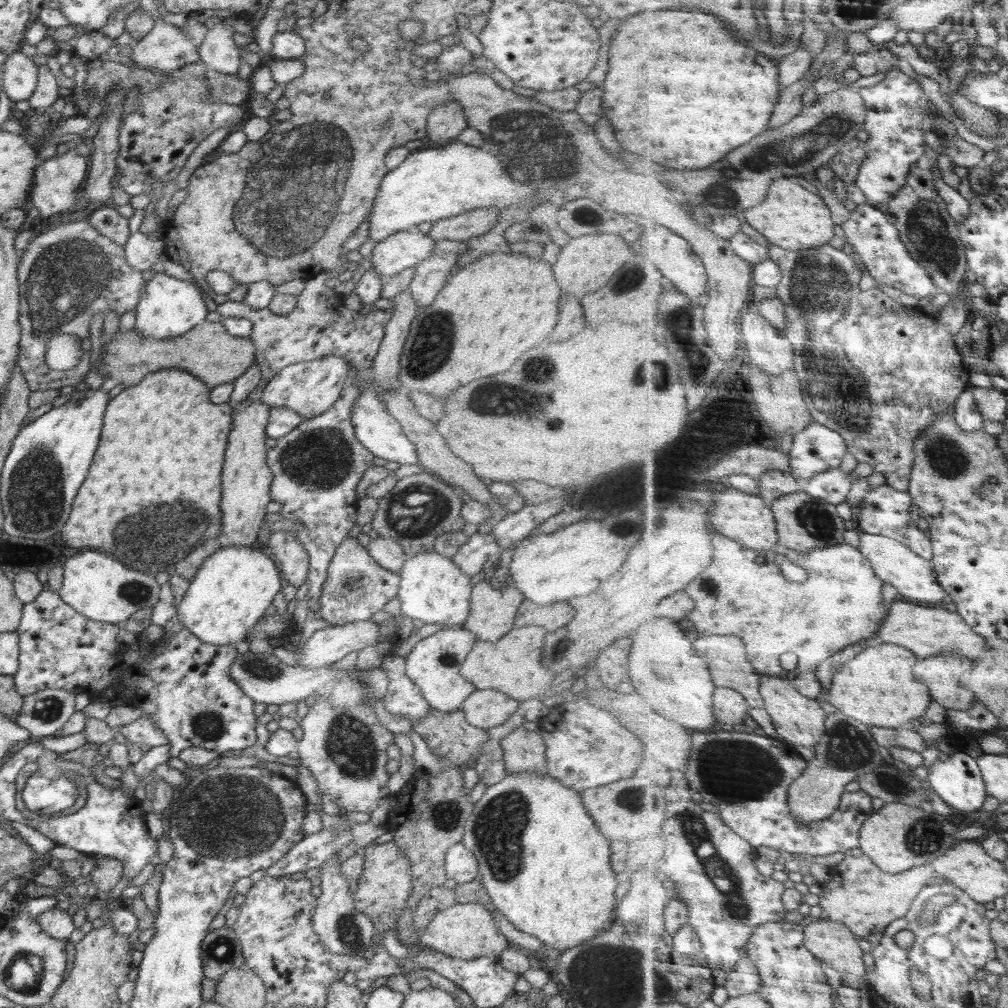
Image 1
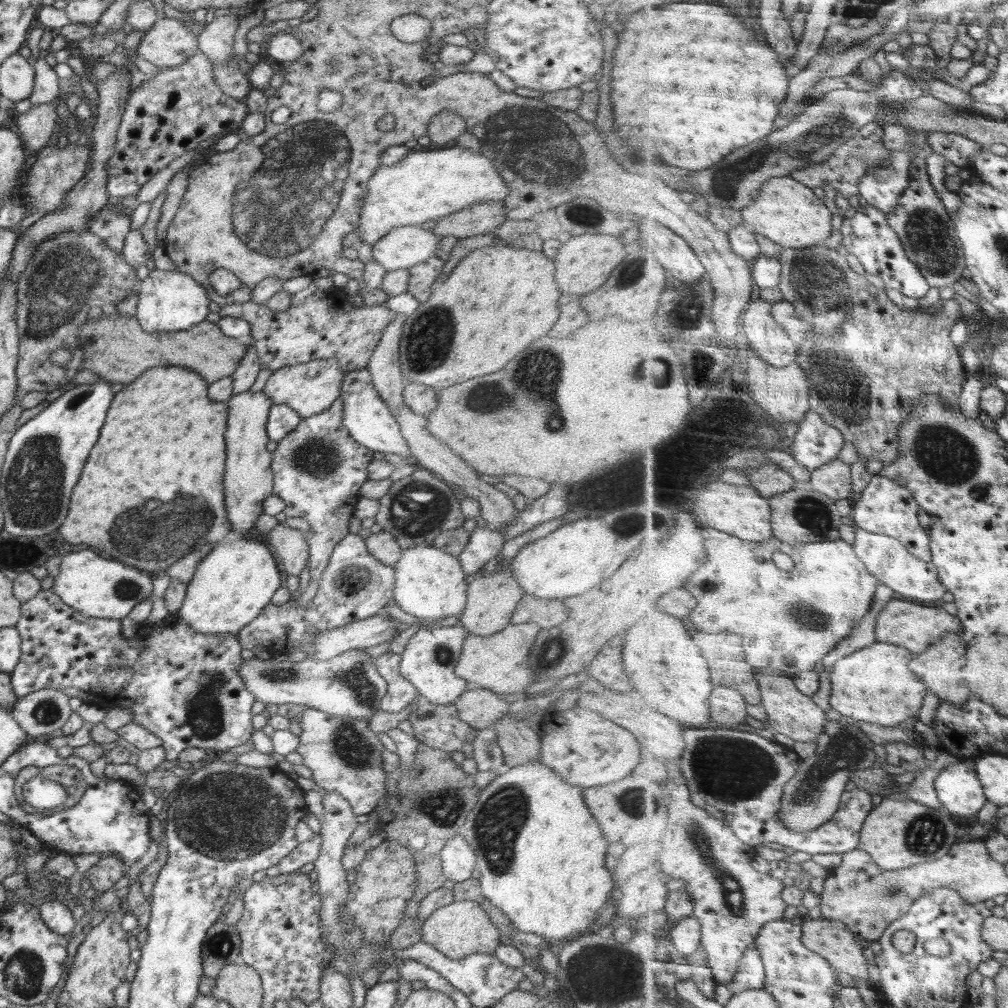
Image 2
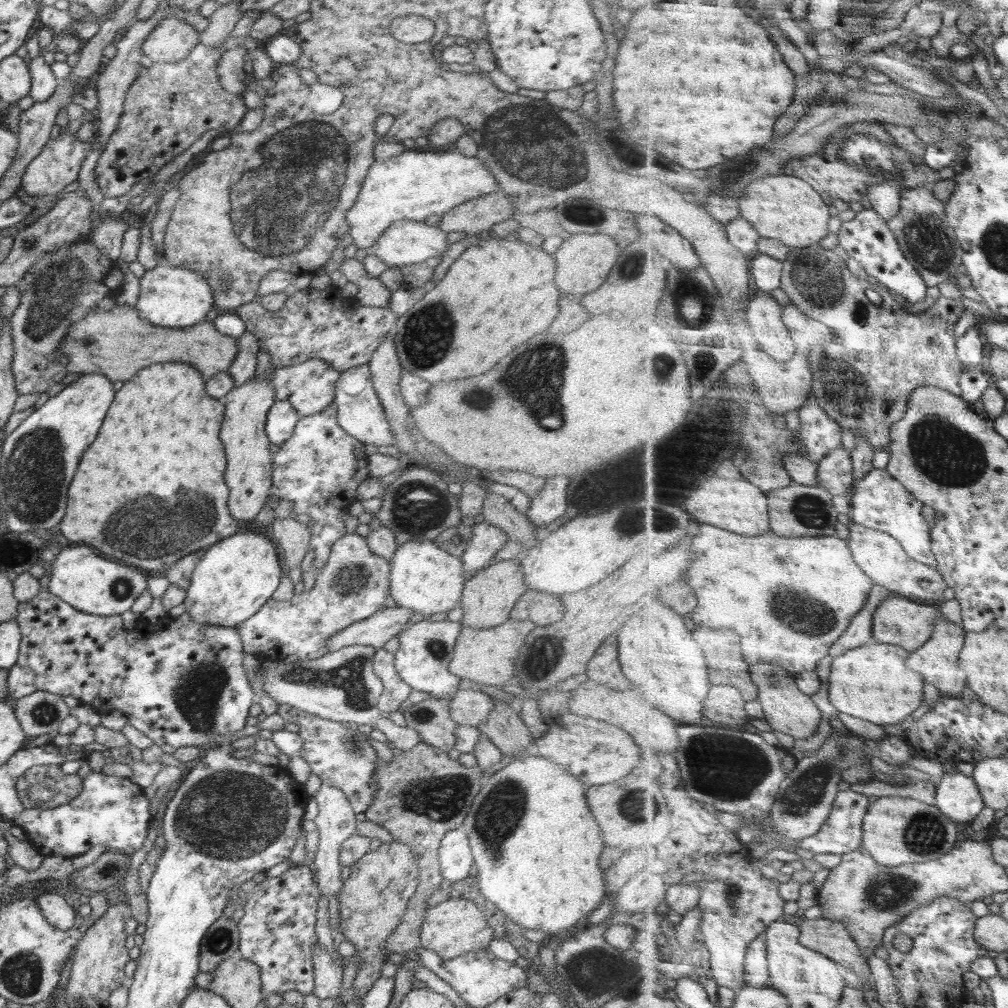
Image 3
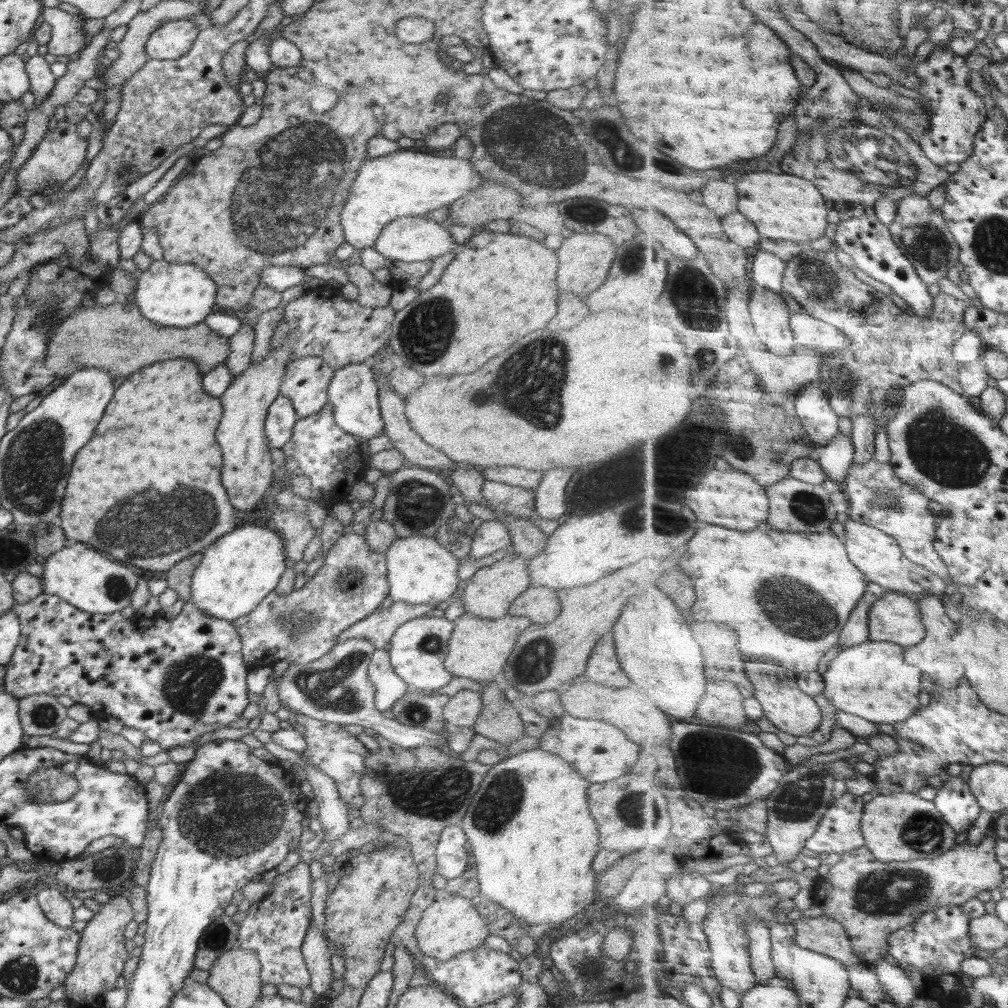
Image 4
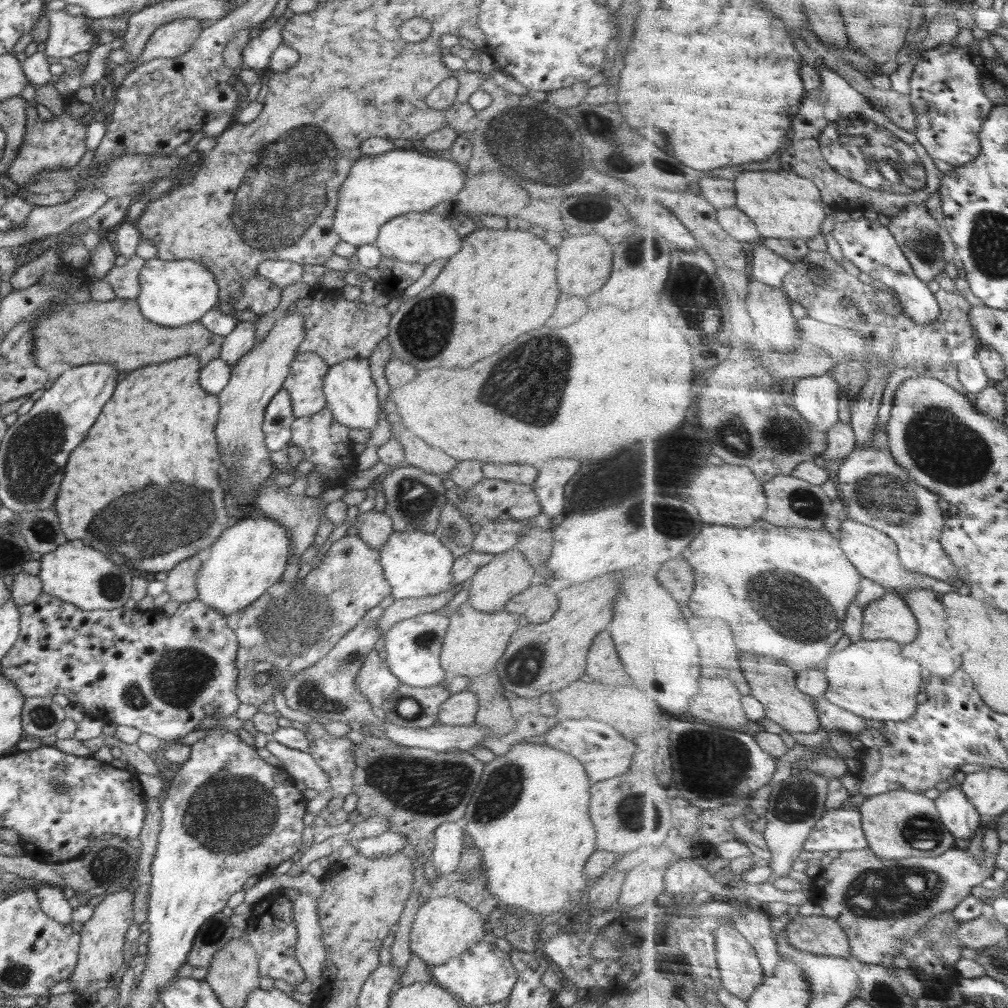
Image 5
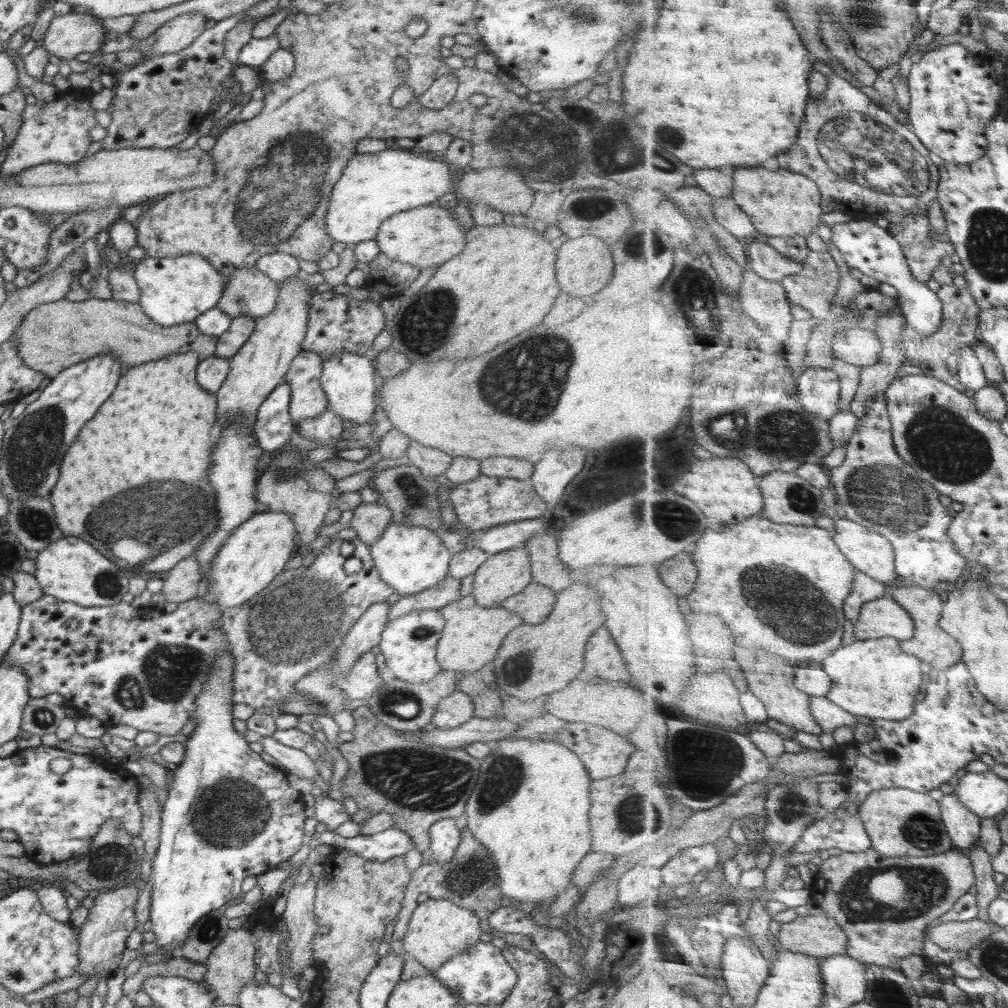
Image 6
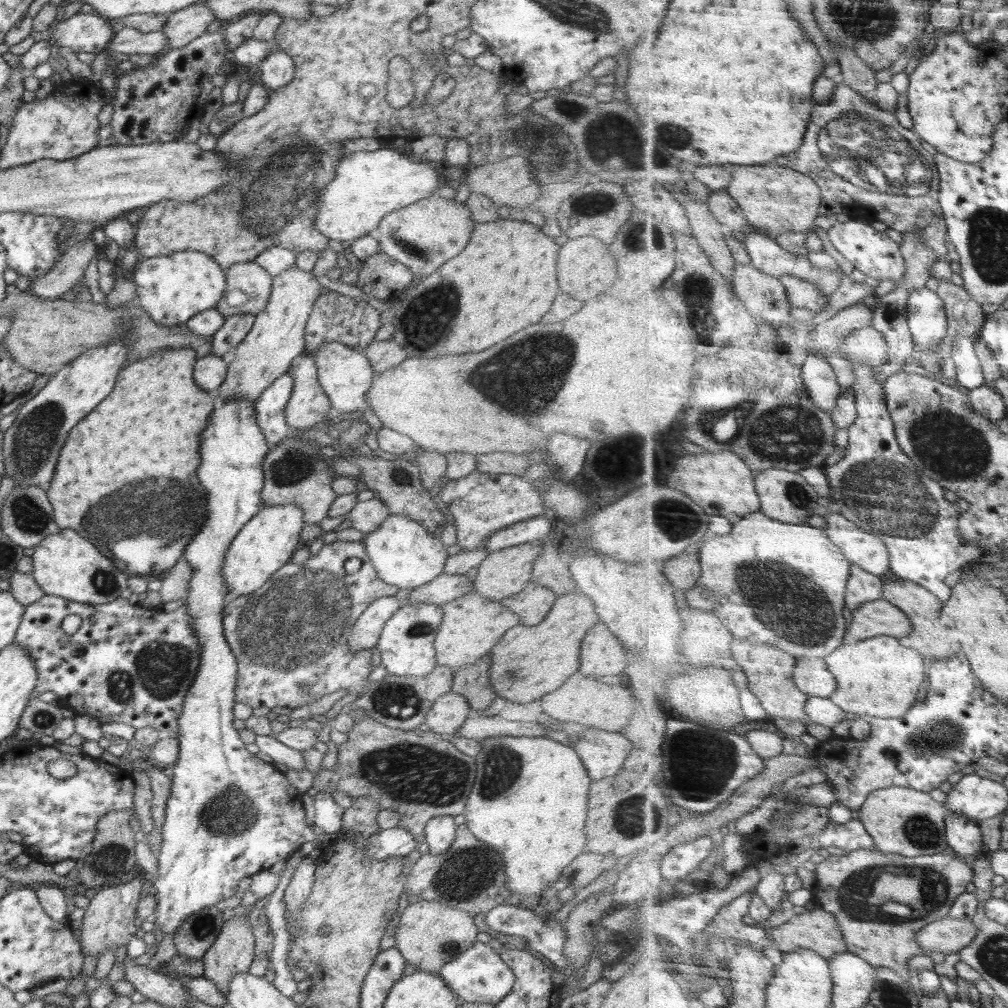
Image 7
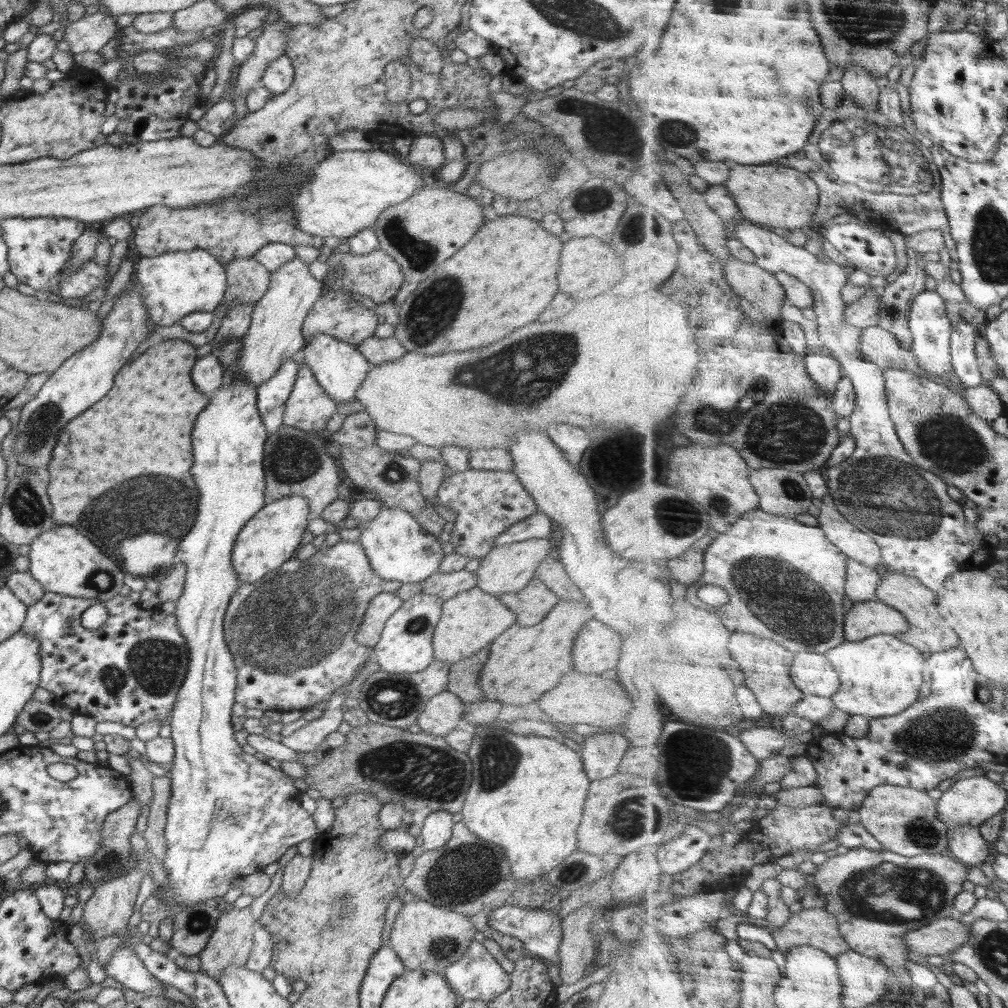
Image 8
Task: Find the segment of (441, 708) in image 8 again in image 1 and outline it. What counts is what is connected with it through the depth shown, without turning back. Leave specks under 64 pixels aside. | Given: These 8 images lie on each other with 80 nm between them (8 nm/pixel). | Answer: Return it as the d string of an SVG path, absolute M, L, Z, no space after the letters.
M474 689L461 704L461 710L465 714L465 719L472 725L478 728L489 729L505 724L506 719L511 717L516 712L519 700L510 698L507 694L498 690L486 689L478 690Z

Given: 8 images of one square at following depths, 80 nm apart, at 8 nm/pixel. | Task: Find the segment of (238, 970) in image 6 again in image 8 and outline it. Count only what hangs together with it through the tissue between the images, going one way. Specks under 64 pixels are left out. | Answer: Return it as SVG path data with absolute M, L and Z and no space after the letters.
M233 907L231 910L224 910L216 921L216 928L207 940L206 946L199 952L201 971L219 982L222 969L230 965L245 967L250 951L254 944L255 918L251 910L246 908Z

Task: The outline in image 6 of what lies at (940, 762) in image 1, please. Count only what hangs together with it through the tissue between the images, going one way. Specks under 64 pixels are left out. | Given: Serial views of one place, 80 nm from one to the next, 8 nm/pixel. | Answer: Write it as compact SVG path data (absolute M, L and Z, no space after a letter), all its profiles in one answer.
M956 794L944 796L942 799L943 820L949 828L950 837L955 848L963 852L970 852L982 843L983 819L966 806Z

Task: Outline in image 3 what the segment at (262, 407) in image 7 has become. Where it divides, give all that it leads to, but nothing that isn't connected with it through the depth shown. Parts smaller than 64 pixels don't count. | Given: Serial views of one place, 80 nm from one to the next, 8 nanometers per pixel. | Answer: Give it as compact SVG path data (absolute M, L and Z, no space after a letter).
M280 400L268 412L265 431L272 444L284 444L289 438L296 423L300 420L298 412L292 408L290 402Z

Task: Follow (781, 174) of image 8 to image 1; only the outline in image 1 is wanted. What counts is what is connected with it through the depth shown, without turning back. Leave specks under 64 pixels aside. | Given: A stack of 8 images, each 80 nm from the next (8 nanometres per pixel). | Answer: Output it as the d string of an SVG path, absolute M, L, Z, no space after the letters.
M790 177L773 181L769 195L762 204L747 210L744 219L757 228L773 245L791 251L821 247L836 236L833 212L820 194L814 194L802 184L792 182Z

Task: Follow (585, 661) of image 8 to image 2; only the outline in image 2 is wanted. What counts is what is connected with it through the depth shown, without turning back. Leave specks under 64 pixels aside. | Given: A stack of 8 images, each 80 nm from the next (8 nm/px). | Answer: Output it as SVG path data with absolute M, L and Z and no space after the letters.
M620 646L602 648L590 664L590 674L610 690L616 692L630 692L632 690L632 684L630 684L628 676L624 674Z

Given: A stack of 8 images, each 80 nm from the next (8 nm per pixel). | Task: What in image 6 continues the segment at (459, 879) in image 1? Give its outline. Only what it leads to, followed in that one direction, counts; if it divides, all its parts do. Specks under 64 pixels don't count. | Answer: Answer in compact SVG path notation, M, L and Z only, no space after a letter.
M444 818L434 822L430 826L429 848L432 850L432 858L441 865L452 860L461 837L462 832L456 827L454 819Z

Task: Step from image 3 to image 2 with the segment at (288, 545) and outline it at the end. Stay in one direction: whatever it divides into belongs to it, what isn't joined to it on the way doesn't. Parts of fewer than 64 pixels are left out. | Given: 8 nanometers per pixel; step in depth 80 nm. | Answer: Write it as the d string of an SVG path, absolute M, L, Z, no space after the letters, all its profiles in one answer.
M278 524L269 531L268 539L272 552L279 559L282 573L299 576L309 559L309 546L303 532Z

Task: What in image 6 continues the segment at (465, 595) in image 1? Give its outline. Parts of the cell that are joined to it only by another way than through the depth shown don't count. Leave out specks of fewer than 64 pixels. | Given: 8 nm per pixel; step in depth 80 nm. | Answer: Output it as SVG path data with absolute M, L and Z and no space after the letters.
M390 521L373 543L369 546L370 555L374 559L381 579L400 596L416 594L432 588L449 576L449 564L453 554L429 528Z

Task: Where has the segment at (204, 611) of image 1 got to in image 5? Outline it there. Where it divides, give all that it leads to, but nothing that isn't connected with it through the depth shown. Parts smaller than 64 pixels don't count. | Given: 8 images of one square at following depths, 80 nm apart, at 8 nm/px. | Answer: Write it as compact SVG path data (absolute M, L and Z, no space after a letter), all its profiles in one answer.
M268 516L243 519L226 528L209 547L210 555L197 574L198 598L196 599L201 600L207 607L225 617L249 607L282 577L284 570L286 570L286 564L292 559L290 543L287 530L277 520Z

